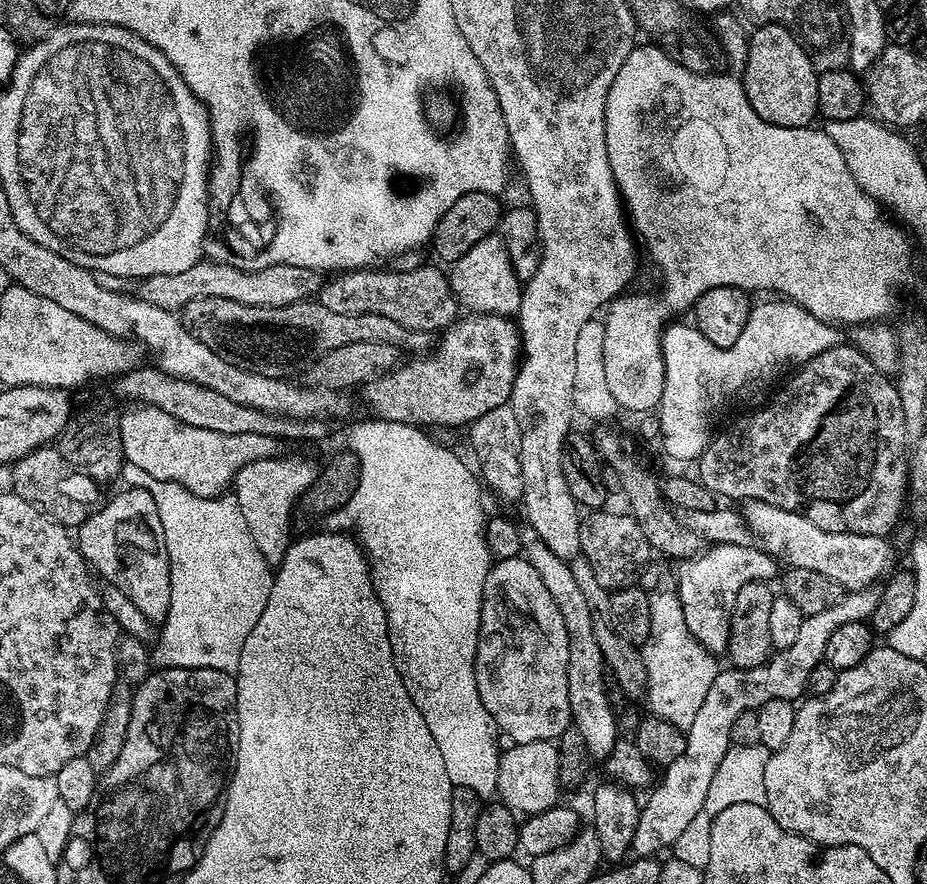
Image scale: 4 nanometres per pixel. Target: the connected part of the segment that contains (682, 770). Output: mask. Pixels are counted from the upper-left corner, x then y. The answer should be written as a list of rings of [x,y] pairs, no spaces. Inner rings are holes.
[[[865,590],[862,592],[850,592],[845,591],[838,603],[834,606],[830,606],[830,610],[822,610],[822,614],[814,614],[813,616],[806,616],[801,622],[800,627],[796,630],[796,636],[790,642],[788,648],[781,648],[775,654],[768,657],[767,664],[762,666],[754,666],[753,668],[733,668],[731,666],[725,667],[726,670],[717,671],[716,677],[714,678],[713,684],[710,685],[710,691],[706,694],[706,699],[702,701],[702,707],[698,709],[698,714],[694,714],[694,722],[690,722],[690,726],[686,730],[686,750],[682,750],[682,755],[678,757],[674,762],[670,762],[663,769],[664,777],[659,777],[658,783],[647,793],[648,801],[643,801],[640,817],[638,818],[638,830],[634,830],[634,842],[632,843],[631,855],[636,858],[656,858],[661,854],[659,852],[667,853],[671,849],[674,842],[678,842],[678,838],[684,831],[686,826],[690,826],[690,822],[694,822],[699,816],[700,811],[704,809],[704,803],[706,802],[706,794],[710,794],[710,782],[714,782],[714,774],[718,774],[722,771],[722,765],[724,759],[728,756],[728,748],[732,744],[730,738],[730,726],[734,726],[734,721],[737,720],[738,714],[743,712],[755,712],[757,708],[761,708],[766,702],[771,700],[791,700],[793,702],[799,701],[806,692],[806,678],[810,678],[810,670],[814,670],[814,666],[818,666],[822,663],[824,658],[824,651],[826,650],[826,642],[830,642],[830,634],[834,634],[834,630],[838,630],[838,626],[846,626],[846,622],[858,622],[859,620],[867,621],[874,614],[874,610],[878,606],[880,601],[880,593],[876,590]]]

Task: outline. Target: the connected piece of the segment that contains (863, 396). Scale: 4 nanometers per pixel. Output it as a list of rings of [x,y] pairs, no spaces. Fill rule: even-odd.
[[[841,342],[836,347],[828,348],[822,354],[818,354],[810,362],[803,364],[793,376],[796,377],[765,408],[758,409],[753,416],[748,416],[745,420],[734,421],[729,428],[721,427],[713,435],[698,461],[700,483],[705,484],[717,497],[725,496],[728,499],[725,501],[761,500],[770,506],[778,506],[782,510],[802,514],[810,518],[814,526],[822,526],[822,530],[887,537],[888,531],[899,522],[900,511],[904,508],[904,499],[907,498],[908,492],[910,493],[910,435],[904,425],[902,401],[895,383],[889,377],[879,373],[863,353],[848,342]]]

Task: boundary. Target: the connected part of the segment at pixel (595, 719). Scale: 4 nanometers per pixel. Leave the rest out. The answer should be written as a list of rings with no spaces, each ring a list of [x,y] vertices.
[[[521,527],[520,537],[524,543],[523,559],[528,560],[530,566],[534,566],[534,570],[538,570],[542,582],[546,582],[546,590],[550,590],[550,596],[554,598],[554,606],[558,606],[558,610],[566,622],[566,634],[570,642],[570,658],[566,666],[566,678],[568,679],[572,723],[582,730],[589,757],[607,757],[609,748],[615,746],[618,737],[612,707],[606,698],[606,686],[604,685],[606,665],[602,651],[598,648],[597,639],[594,638],[593,619],[590,618],[589,605],[586,603],[580,587],[574,582],[569,561],[558,558],[558,554],[554,554],[554,550],[550,550],[550,546],[546,546],[546,542],[542,542],[542,538],[533,528]]]

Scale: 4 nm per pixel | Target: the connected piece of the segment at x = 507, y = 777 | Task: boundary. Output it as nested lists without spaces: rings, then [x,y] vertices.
[[[553,741],[512,744],[501,751],[496,787],[499,803],[517,814],[530,817],[542,810],[557,807],[559,800],[556,799],[559,798],[560,792],[562,785],[559,778],[559,750]]]

